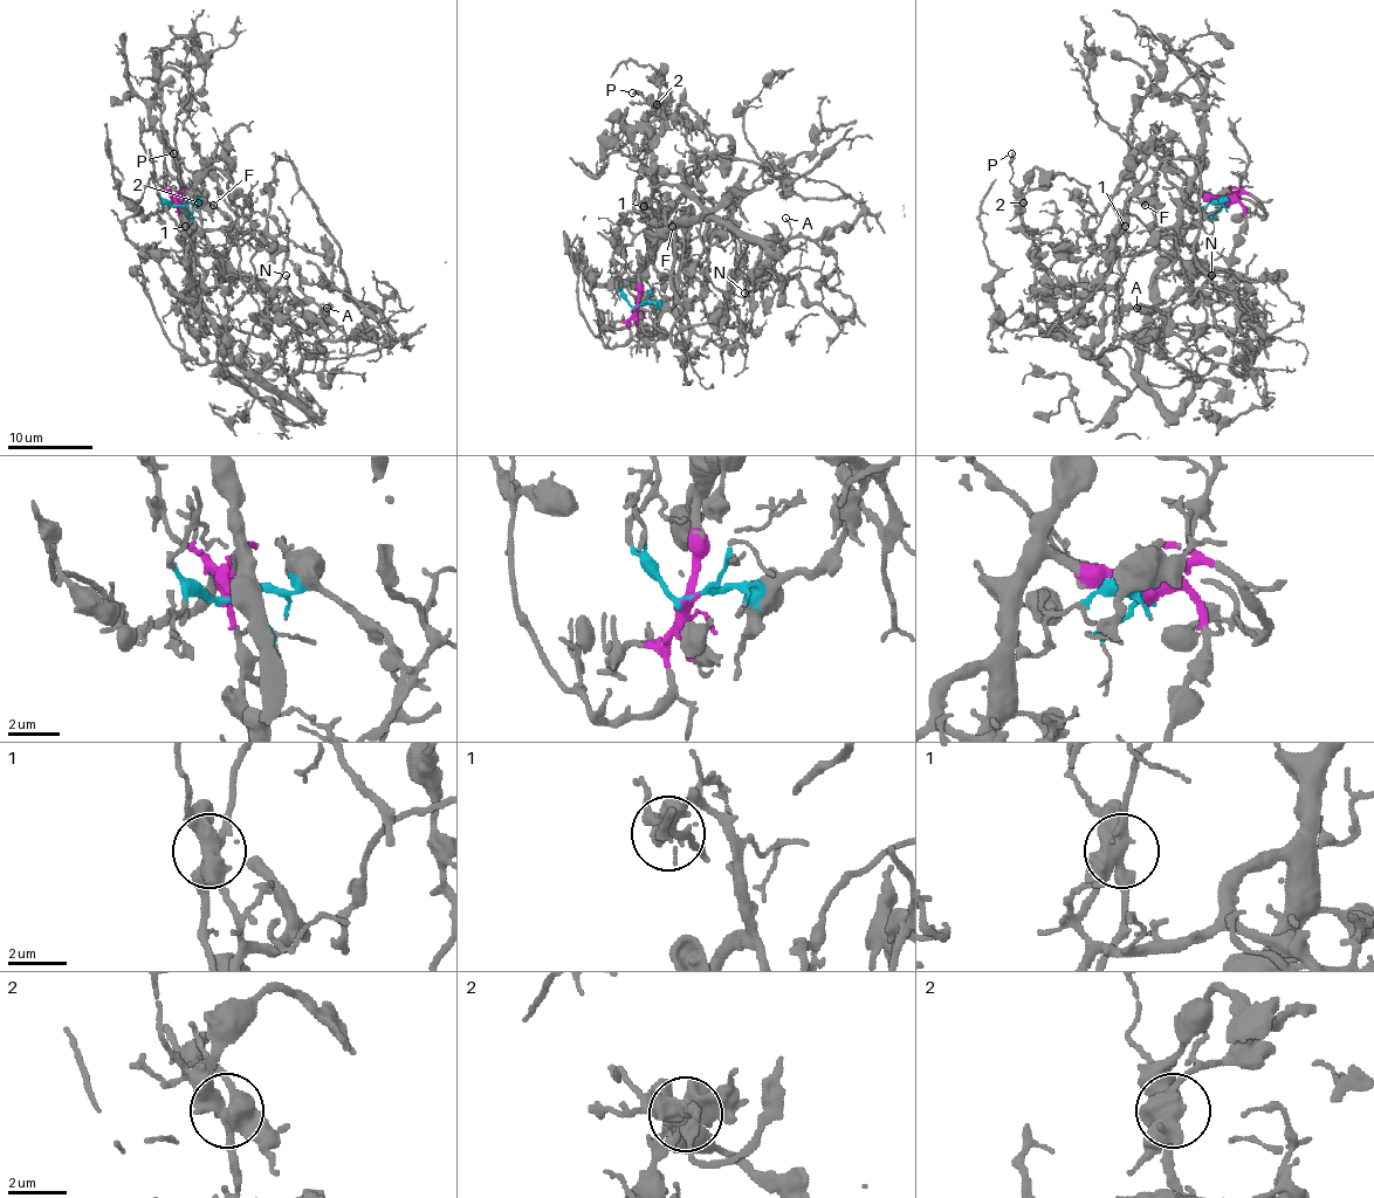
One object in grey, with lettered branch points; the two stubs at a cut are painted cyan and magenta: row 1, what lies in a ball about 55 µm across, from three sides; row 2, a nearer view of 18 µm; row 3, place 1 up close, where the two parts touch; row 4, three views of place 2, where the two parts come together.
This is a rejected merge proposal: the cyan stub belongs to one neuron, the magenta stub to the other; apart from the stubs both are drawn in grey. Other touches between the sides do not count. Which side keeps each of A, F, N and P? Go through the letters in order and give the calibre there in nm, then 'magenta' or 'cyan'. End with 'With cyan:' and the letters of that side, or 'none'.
A: 170 nm | cyan
F: 130 nm | cyan
N: 240 nm | cyan
P: 140 nm | magenta
With cyan: A, F, N

